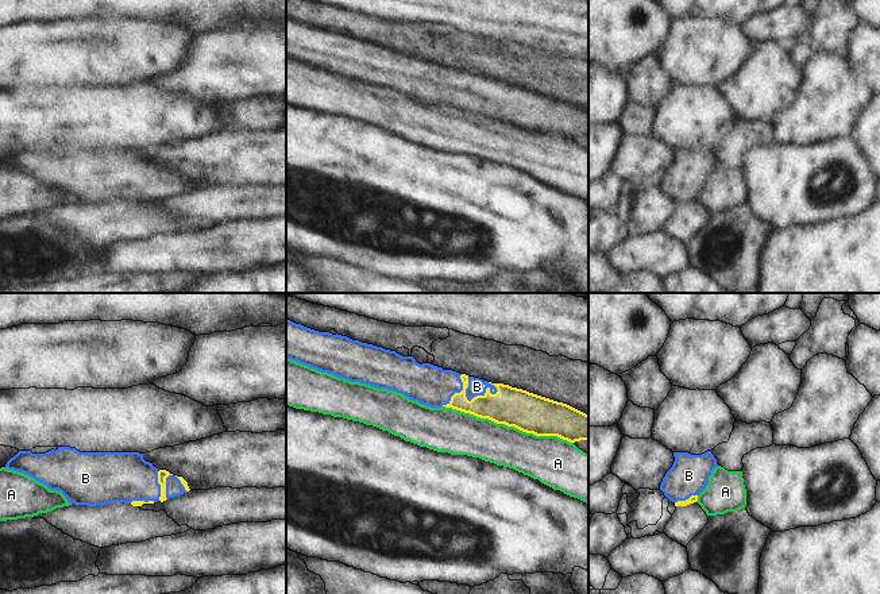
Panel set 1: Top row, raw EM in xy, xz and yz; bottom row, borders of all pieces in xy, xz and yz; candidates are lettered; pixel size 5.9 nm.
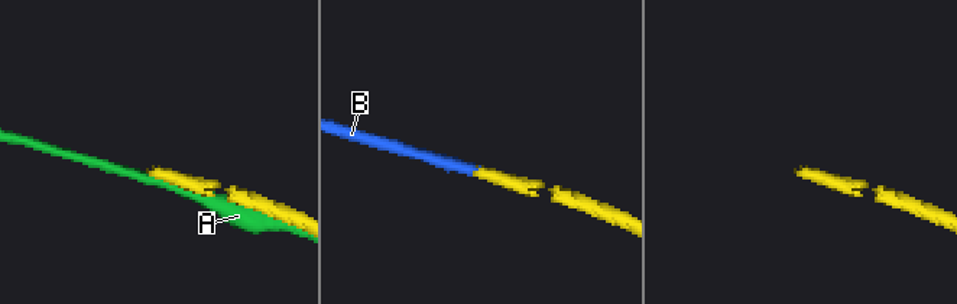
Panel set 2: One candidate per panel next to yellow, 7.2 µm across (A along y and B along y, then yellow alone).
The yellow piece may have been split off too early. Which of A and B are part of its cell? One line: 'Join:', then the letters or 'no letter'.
Join: B

